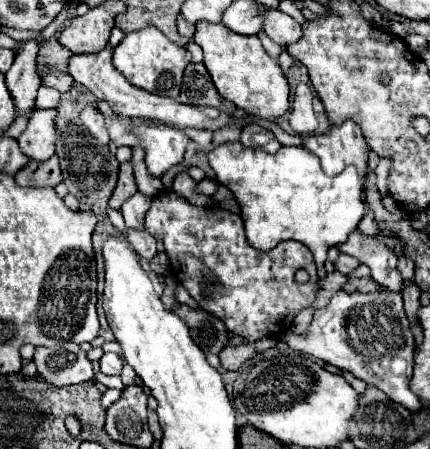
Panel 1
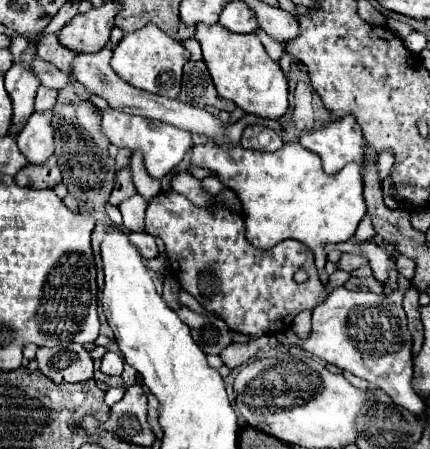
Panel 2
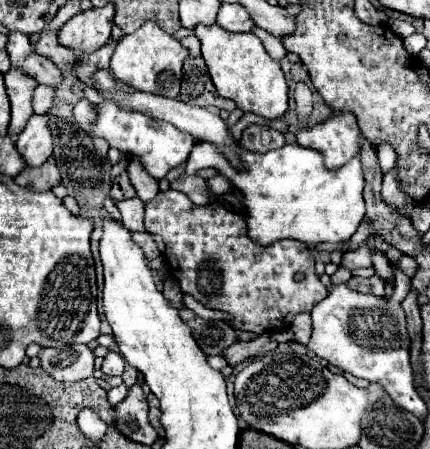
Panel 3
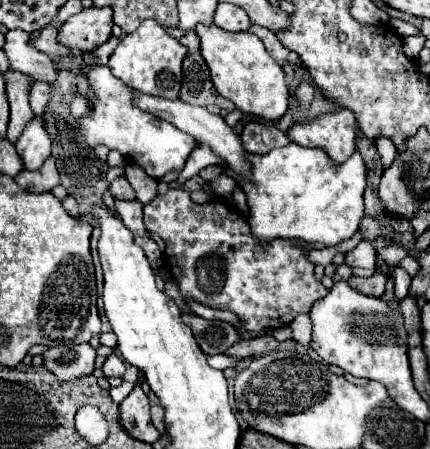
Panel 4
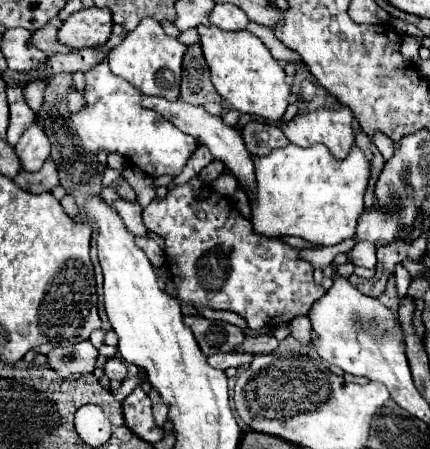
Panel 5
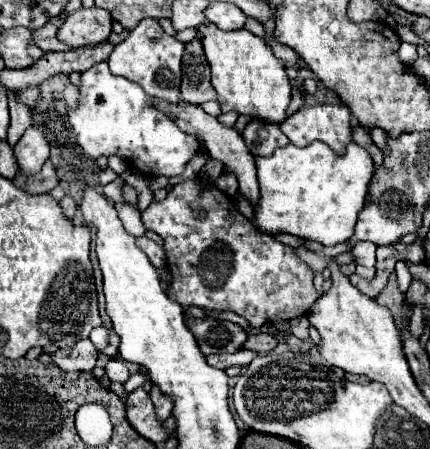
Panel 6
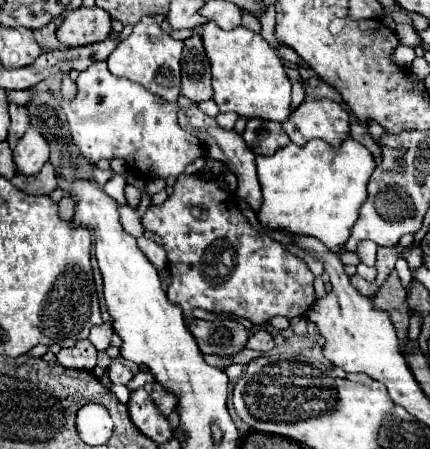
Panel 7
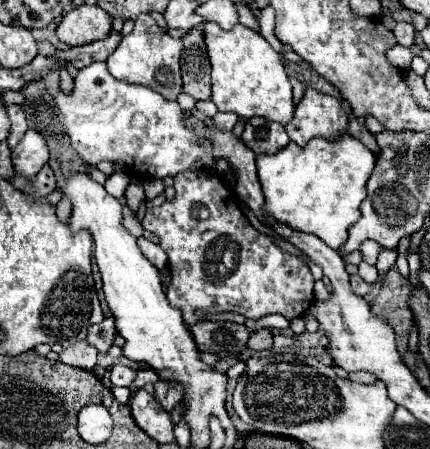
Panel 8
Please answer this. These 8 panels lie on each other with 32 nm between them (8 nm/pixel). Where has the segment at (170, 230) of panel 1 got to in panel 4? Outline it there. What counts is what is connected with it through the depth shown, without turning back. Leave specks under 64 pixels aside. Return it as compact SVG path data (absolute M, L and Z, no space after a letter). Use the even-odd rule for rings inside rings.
M170 188L164 196L156 196L144 206L144 224L148 232L158 234L166 242L164 258L182 298L234 312L242 320L244 330L260 332L264 328L288 326L298 314L308 314L312 304L324 298L328 292L320 282L316 282L314 264L304 256L304 248L282 238L260 240L252 236L248 220L220 198L212 198L206 204L194 204L186 188Z

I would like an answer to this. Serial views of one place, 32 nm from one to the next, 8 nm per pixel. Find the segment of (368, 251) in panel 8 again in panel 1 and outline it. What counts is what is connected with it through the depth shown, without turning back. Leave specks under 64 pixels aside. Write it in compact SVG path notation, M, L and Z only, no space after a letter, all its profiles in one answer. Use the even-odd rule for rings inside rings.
M340 254L338 260L334 262L336 270L340 270L342 274L350 274L352 270L356 270L360 266L360 260L356 260L354 256L348 256L348 254Z

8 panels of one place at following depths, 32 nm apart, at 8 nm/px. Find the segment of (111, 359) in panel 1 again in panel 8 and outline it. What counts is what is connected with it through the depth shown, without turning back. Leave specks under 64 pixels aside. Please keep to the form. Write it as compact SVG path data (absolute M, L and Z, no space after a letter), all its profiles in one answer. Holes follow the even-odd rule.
M124 364L112 366L110 380L112 380L114 386L130 386L134 382L134 378L136 378L136 370L134 368L128 368Z

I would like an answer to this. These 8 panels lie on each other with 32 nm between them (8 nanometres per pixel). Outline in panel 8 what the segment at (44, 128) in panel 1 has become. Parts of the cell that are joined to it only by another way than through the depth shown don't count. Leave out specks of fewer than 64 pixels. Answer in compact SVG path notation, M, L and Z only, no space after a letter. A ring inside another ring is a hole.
M28 130L24 138L18 142L18 146L12 150L12 164L16 174L24 178L32 178L40 172L40 168L46 162L48 162L46 140L38 132Z

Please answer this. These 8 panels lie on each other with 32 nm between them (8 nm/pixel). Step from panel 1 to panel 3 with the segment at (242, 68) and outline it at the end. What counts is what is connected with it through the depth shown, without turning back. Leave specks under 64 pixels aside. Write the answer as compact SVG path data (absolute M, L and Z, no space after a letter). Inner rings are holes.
M198 24L194 34L202 42L202 58L206 60L212 82L220 96L234 100L242 112L252 112L266 120L284 116L288 110L288 86L284 72L280 64L268 56L262 42L252 32L234 34L220 28L218 24Z

